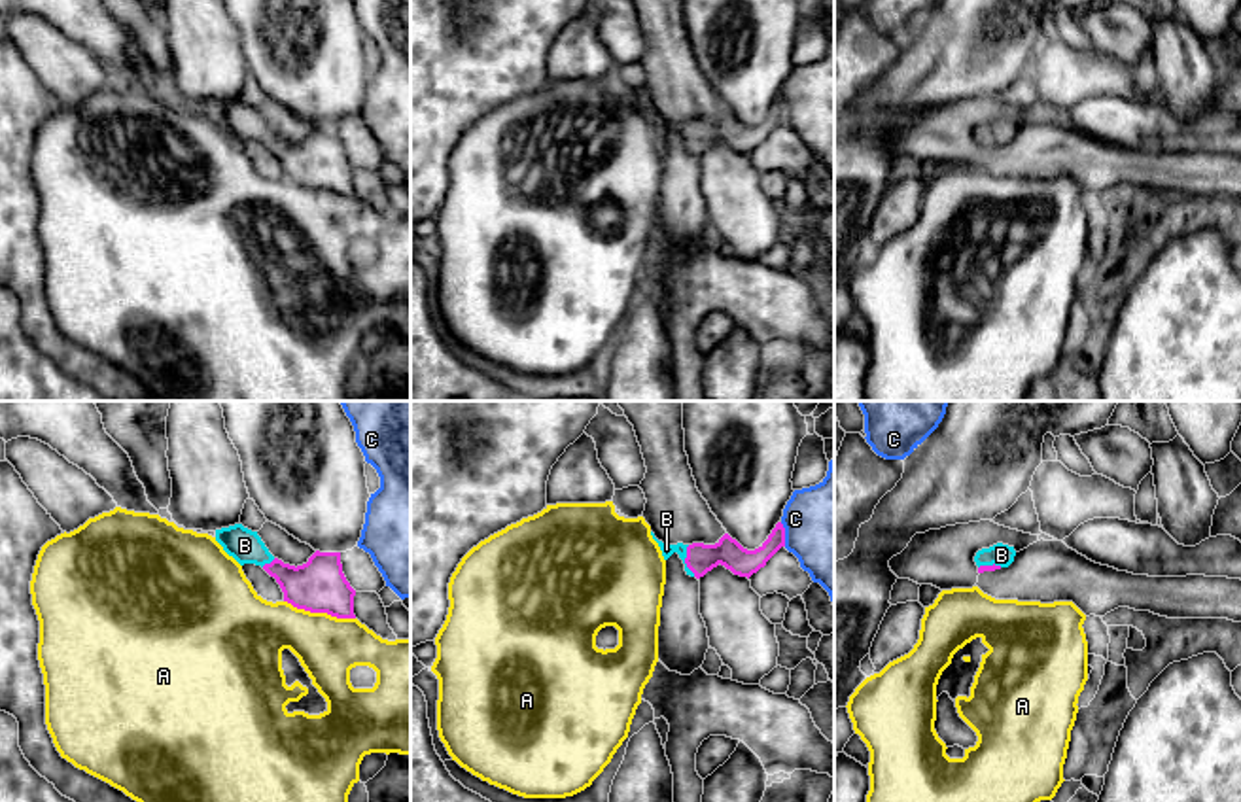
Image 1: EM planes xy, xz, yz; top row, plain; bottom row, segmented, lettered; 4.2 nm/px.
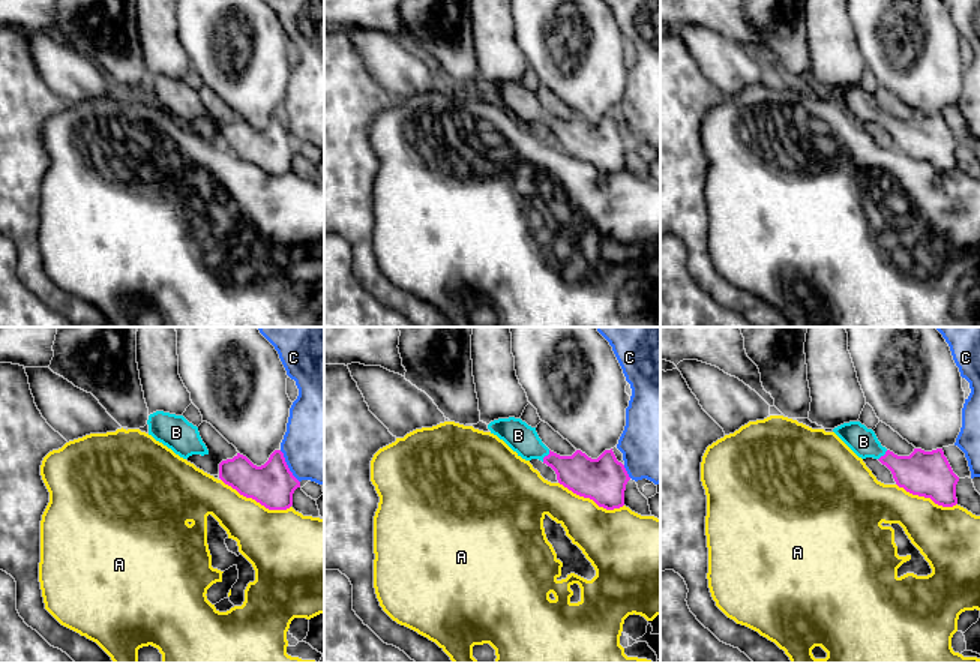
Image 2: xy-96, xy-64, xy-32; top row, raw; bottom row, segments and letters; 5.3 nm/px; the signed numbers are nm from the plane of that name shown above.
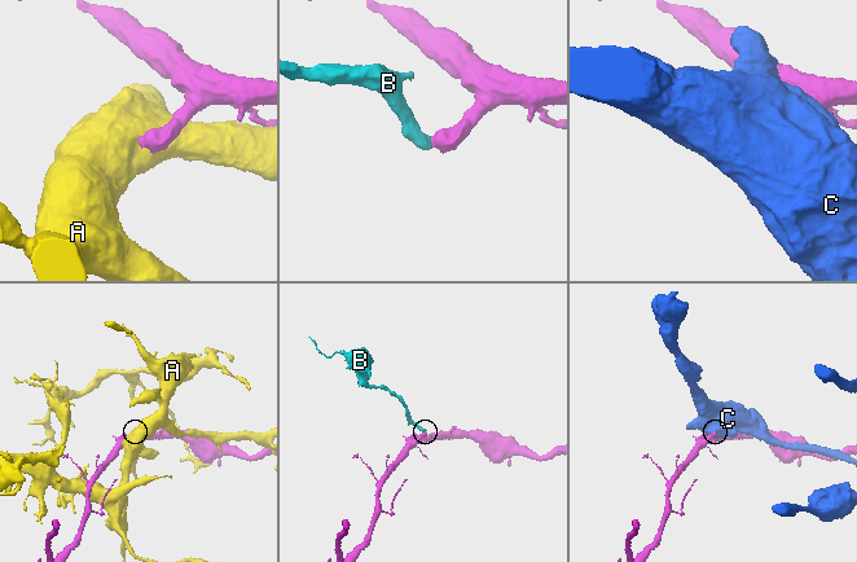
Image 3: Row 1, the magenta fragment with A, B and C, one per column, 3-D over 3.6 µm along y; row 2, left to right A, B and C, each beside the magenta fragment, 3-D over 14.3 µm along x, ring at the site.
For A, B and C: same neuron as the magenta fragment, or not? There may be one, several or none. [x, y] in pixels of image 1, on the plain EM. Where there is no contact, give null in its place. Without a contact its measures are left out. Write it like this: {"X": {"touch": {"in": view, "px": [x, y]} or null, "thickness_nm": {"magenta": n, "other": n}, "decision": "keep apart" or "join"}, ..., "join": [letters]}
{"A": {"touch": {"in": "xy", "px": [320, 188]}, "thickness_nm": {"magenta": 220, "other": 260}, "decision": "keep apart"}, "B": {"touch": {"in": "xz", "px": [685, 137]}, "thickness_nm": {"magenta": 130, "other": 50}, "decision": "join"}, "C": {"touch": {"in": "xz", "px": [784, 110]}, "thickness_nm": {"magenta": 120, "other": 400}, "decision": "keep apart"}, "join": ["B"]}

